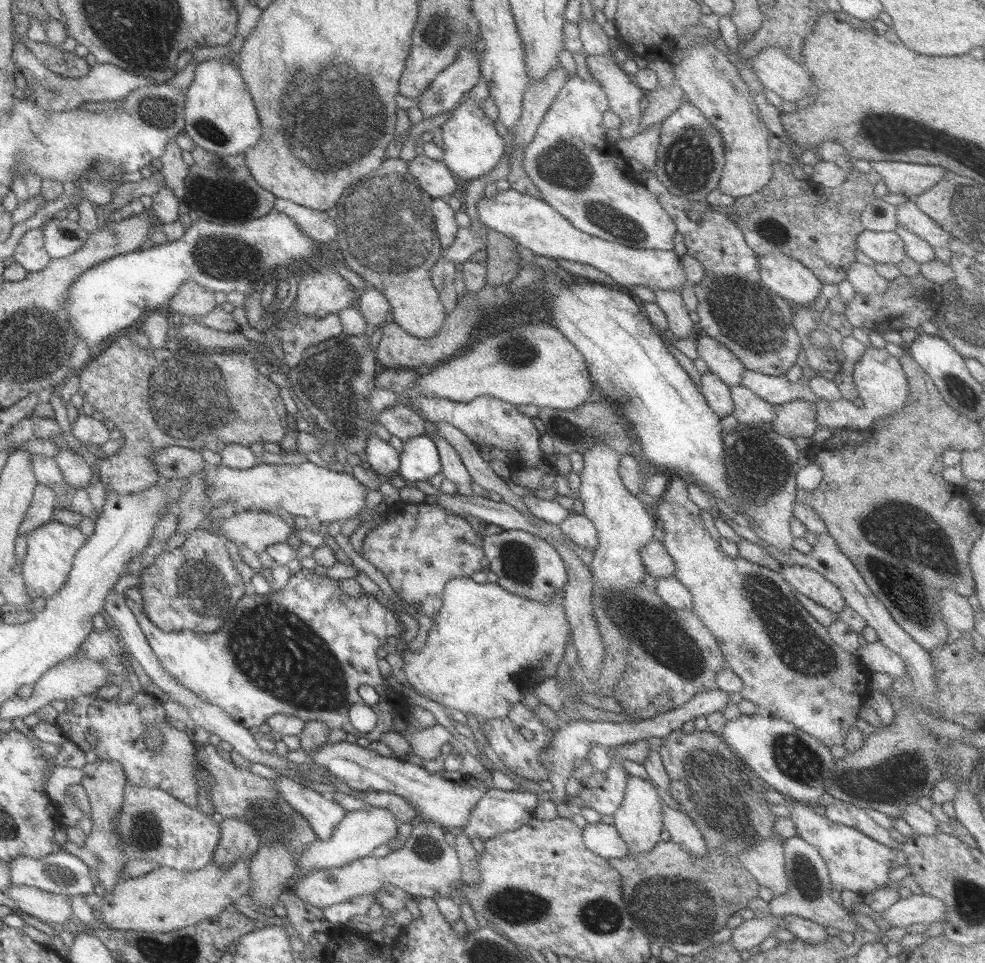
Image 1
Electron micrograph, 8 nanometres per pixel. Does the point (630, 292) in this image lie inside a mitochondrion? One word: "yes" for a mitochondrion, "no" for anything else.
no

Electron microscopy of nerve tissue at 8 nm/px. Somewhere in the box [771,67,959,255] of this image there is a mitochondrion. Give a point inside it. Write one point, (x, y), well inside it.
(888, 129)

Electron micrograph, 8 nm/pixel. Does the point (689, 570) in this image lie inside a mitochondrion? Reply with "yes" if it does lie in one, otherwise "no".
no

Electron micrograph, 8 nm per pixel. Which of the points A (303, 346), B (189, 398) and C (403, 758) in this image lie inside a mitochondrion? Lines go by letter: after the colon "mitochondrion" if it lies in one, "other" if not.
A: mitochondrion
B: mitochondrion
C: other

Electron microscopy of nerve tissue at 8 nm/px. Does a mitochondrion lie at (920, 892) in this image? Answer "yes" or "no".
no

